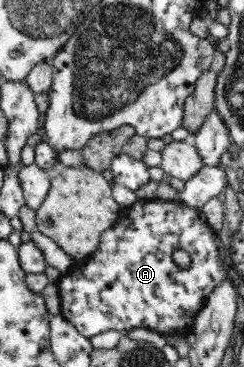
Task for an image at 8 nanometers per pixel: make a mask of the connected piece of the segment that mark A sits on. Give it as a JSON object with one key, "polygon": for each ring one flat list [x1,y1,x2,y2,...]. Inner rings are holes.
{"polygon":[[136,200,129,206,121,207,118,222,102,232,98,248,90,256,76,261,66,274,60,273,55,282,60,298,60,314,89,339,108,330,120,332,131,328,158,332,165,340,187,338,194,326,194,318,208,295,227,276,224,263,226,254,218,233,209,225,206,215,195,209,191,200],[176,250,186,251,190,255,192,262,186,270,176,266,173,259]]}

